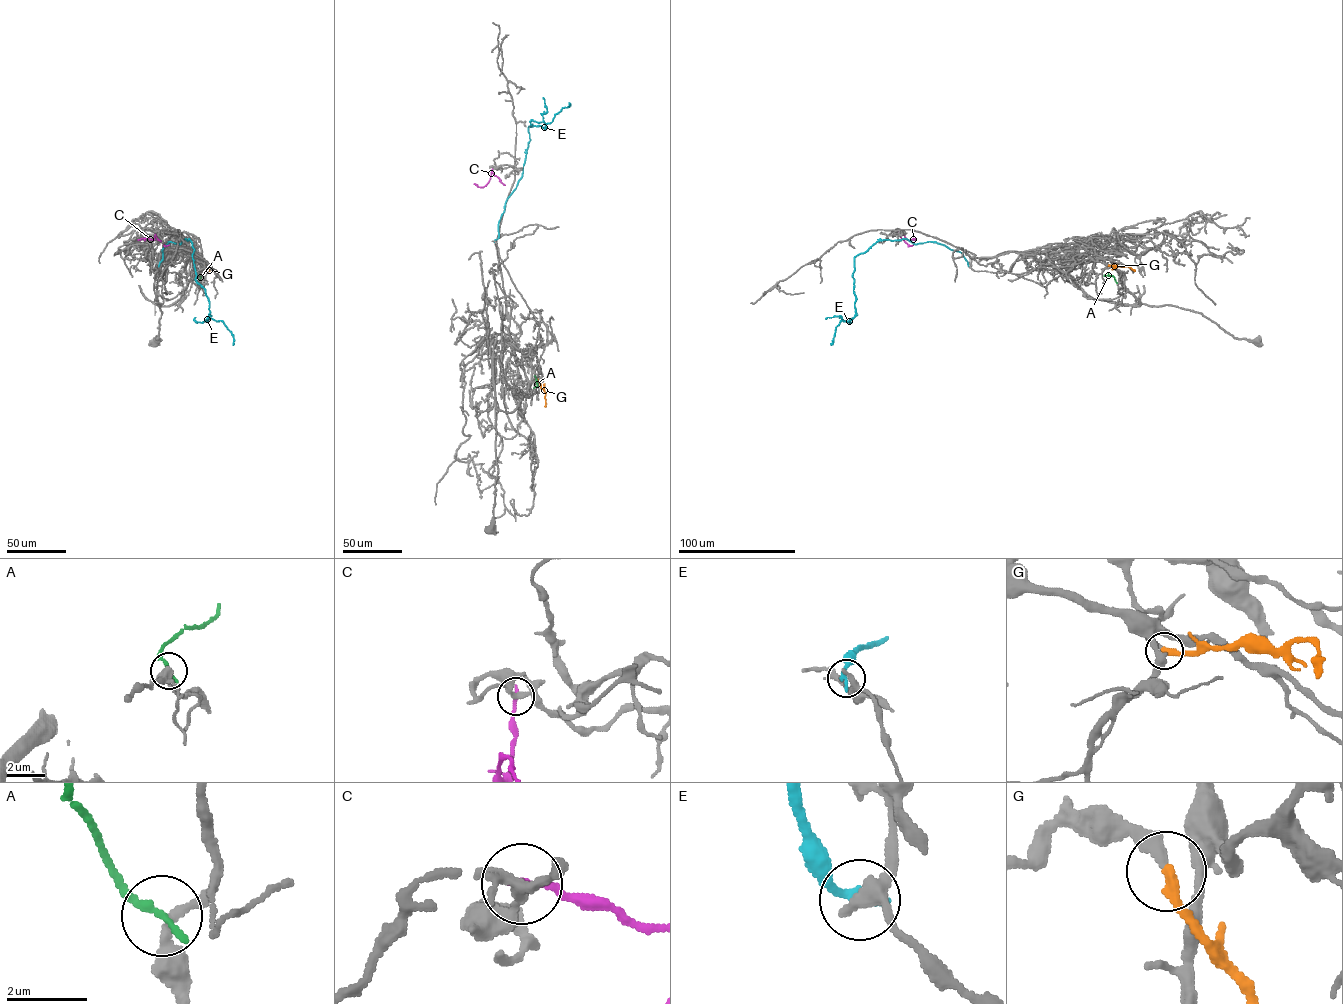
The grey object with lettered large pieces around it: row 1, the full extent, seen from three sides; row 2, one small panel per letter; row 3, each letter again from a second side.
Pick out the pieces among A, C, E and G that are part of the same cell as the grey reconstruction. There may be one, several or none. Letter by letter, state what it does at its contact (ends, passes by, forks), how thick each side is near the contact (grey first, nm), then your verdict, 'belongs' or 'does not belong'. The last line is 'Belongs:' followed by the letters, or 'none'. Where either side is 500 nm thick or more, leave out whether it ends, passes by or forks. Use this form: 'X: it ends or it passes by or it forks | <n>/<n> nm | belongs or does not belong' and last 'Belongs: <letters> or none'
A: it ends | 200/200 nm | does not belong
C: it ends | 240/240 nm | does not belong
E: it ends | 320/240 nm | does not belong
G: it ends | 170/320 nm | belongs
Belongs: G

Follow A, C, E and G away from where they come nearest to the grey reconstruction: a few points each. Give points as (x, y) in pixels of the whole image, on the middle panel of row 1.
A: (534, 389), (537, 385), (534, 375)
C: (492, 167), (489, 181), (483, 187), (473, 184)
E: (494, 241), (506, 200), (522, 176), (529, 126), (545, 128), (568, 102)
G: (537, 379), (545, 393), (545, 407)

